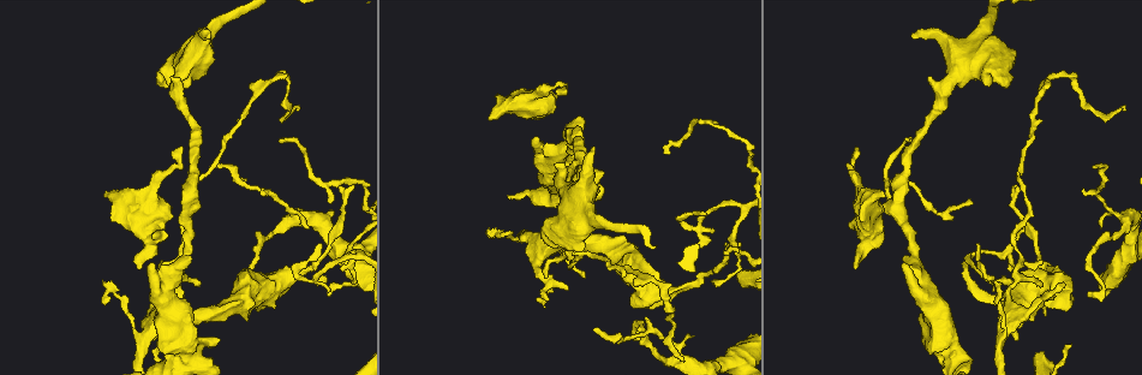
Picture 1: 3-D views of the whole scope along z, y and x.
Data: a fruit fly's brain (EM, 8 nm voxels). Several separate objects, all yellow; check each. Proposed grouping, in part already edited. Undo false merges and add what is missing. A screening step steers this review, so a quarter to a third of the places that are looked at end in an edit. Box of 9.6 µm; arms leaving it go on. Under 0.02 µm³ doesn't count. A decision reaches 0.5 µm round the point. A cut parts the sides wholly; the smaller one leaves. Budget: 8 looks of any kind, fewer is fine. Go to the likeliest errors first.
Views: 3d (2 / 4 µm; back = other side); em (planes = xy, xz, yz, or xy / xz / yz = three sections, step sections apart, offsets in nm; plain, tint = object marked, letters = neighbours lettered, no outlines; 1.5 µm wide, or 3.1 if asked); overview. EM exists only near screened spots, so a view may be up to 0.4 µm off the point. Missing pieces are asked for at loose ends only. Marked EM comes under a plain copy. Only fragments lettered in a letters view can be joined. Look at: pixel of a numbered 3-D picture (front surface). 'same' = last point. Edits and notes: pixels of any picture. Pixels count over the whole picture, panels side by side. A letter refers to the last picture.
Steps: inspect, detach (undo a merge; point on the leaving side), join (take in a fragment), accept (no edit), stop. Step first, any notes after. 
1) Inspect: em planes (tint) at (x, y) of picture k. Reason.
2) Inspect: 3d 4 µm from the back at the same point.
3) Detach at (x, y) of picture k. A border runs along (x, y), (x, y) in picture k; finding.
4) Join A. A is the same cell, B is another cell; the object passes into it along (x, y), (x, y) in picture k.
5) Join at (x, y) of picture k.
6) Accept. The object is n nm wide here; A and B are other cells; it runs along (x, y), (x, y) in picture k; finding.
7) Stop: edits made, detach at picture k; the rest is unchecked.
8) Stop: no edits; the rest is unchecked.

Inspect: em planes (tint) at (691, 335) of picture 1.

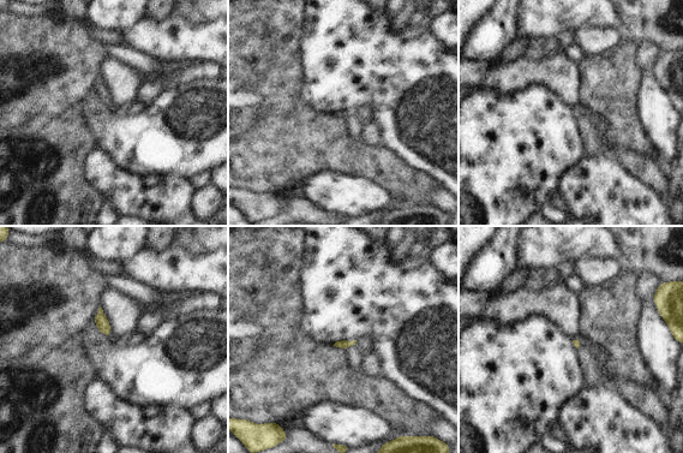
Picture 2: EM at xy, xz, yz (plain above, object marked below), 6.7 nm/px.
Inspect: em planes (letters) at the same point. See the neighbours.

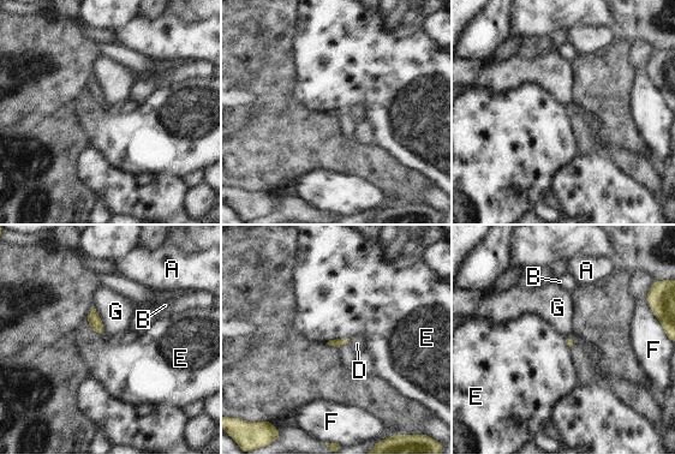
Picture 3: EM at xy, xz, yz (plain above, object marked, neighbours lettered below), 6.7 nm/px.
Accept. A, B, D, E, F and G are other cells; a border runs along (348, 338), (330, 339), (326, 344) in picture 3; no lettered fragment goes on from it.

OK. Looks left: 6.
Inspect: 3d 4 µm at (287, 141) of picture 1. Free end.

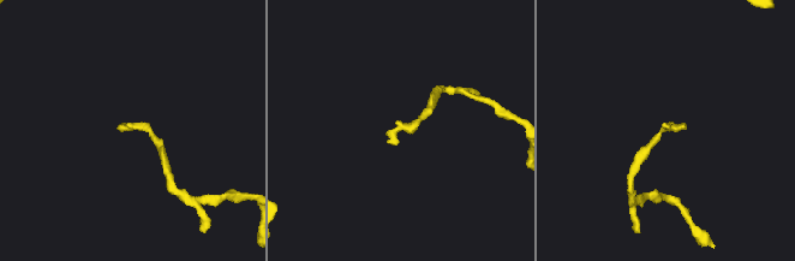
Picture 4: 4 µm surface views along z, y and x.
Inspect: em yz step 8 (letters) at (684, 126) of picture 4. Shape alone is not enough.

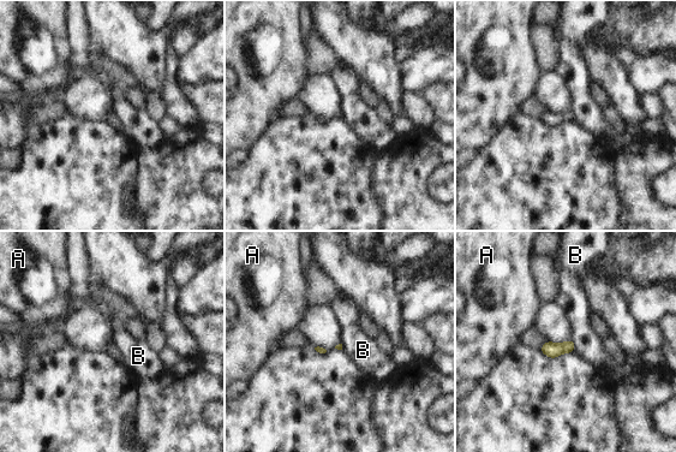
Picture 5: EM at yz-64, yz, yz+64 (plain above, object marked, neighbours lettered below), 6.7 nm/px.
Accept. The longest contact is with B, 90 nm; A and B are other cells; a border runs along (572, 339), (575, 351) in picture 5; none of them fits.

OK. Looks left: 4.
Inspect: em planes (letters) at (1042, 286) of picture 1.

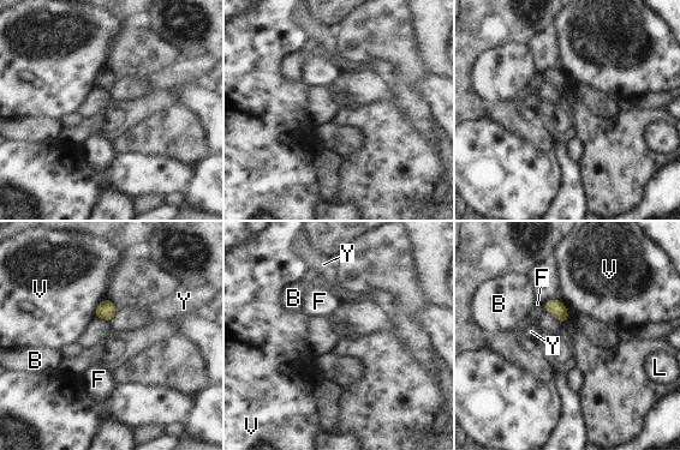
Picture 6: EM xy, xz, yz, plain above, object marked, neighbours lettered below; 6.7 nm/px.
Accept. The object is 110 nm wide here; B, F, L, V and Y are other cells; a border runs along (107, 298), (96, 307), (94, 316) in picture 6; none of them fits.

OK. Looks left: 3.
Inspect: 3d 2 µm at (987, 281) of picture 1. Sharp bend.

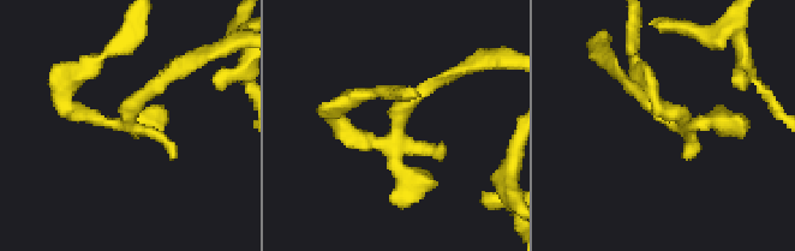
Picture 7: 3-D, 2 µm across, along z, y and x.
Inspect: em yz step 4 (tint) at (386, 141) of picture 7.

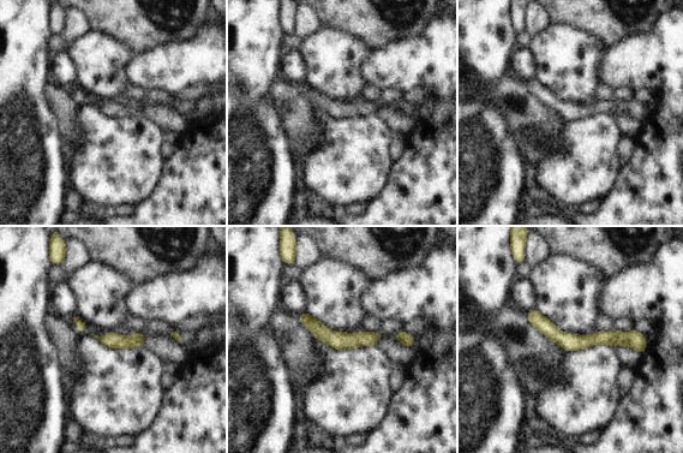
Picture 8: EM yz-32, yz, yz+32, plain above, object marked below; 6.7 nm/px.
Inspect: em planes (letters) at the same point. Another direction.

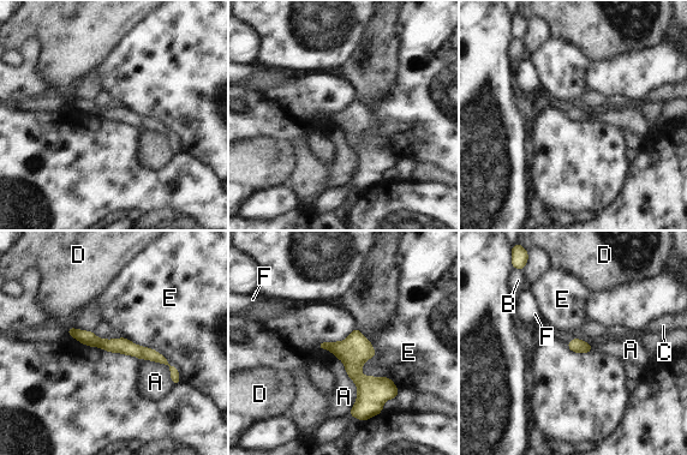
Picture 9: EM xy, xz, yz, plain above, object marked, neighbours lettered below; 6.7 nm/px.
Accept. The object is 100 nm wide here; A, B, C, D, E and F are other cells; a border runs along (123, 336), (161, 353), (180, 382) in picture 9; continuous, no second neuron.

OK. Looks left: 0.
Stop: no edits; the rest is unchecked.

